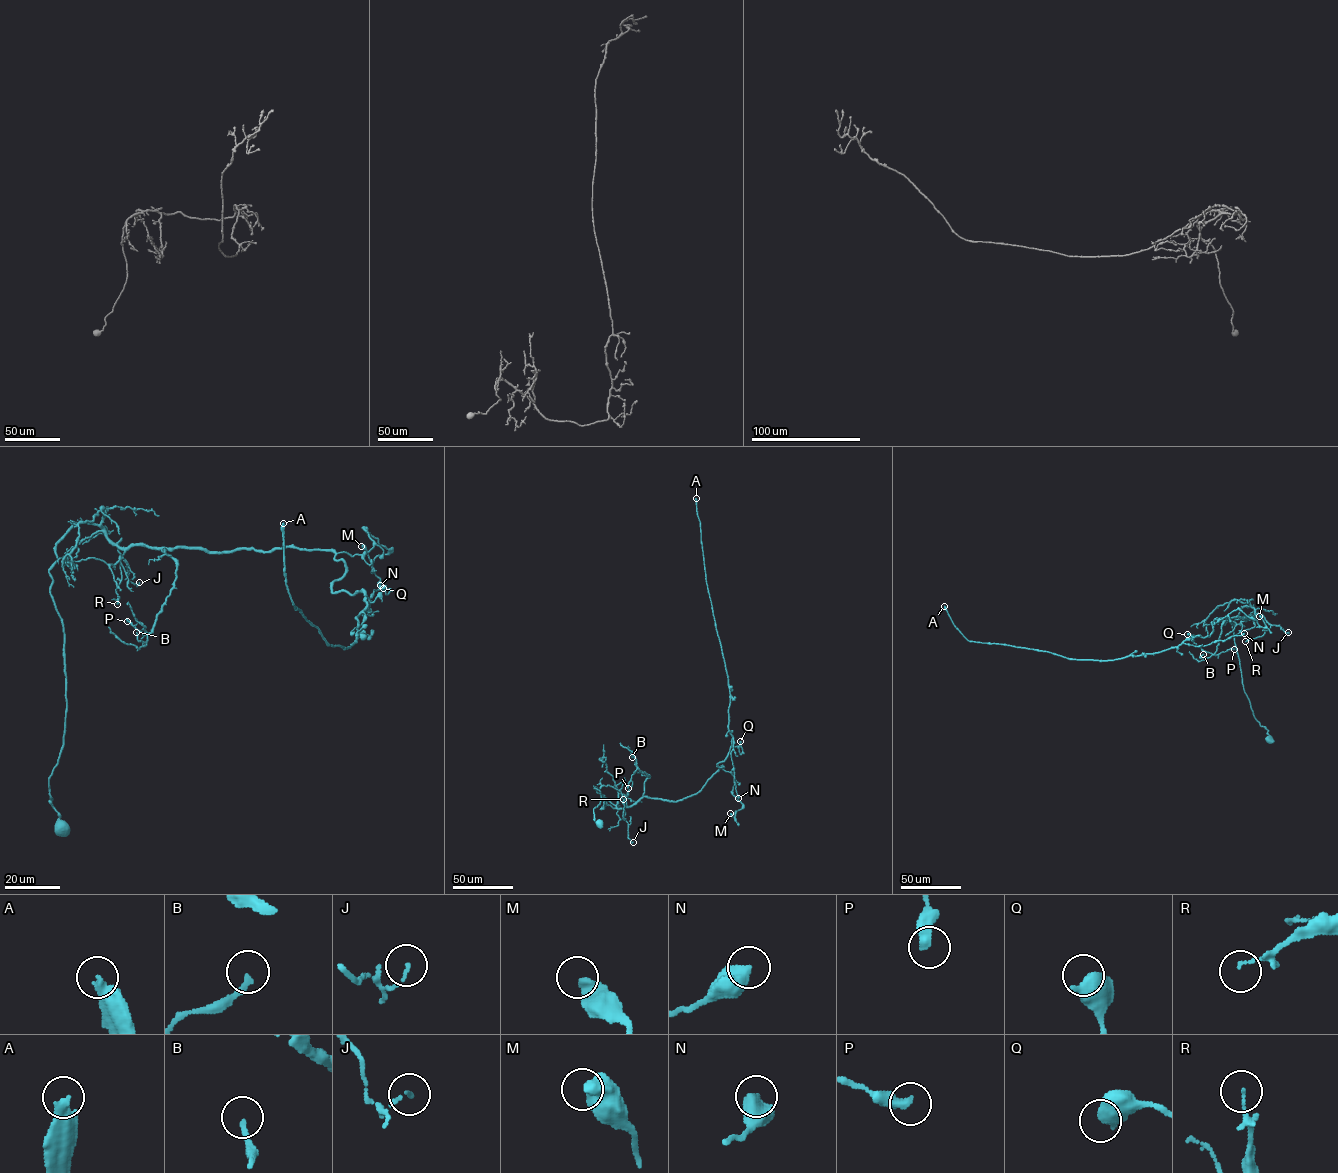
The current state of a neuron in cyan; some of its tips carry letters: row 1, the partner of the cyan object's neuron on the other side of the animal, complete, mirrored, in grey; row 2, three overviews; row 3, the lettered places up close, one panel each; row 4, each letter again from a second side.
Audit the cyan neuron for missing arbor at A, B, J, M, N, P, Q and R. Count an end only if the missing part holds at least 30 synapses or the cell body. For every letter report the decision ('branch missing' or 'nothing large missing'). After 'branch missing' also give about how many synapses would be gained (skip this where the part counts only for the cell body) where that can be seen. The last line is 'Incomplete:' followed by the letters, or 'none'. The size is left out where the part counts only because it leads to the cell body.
A: branch missing | 250 syn
B: nothing large missing
J: nothing large missing
M: nothing large missing
N: nothing large missing
P: nothing large missing
Q: nothing large missing
R: nothing large missing
Incomplete: A

